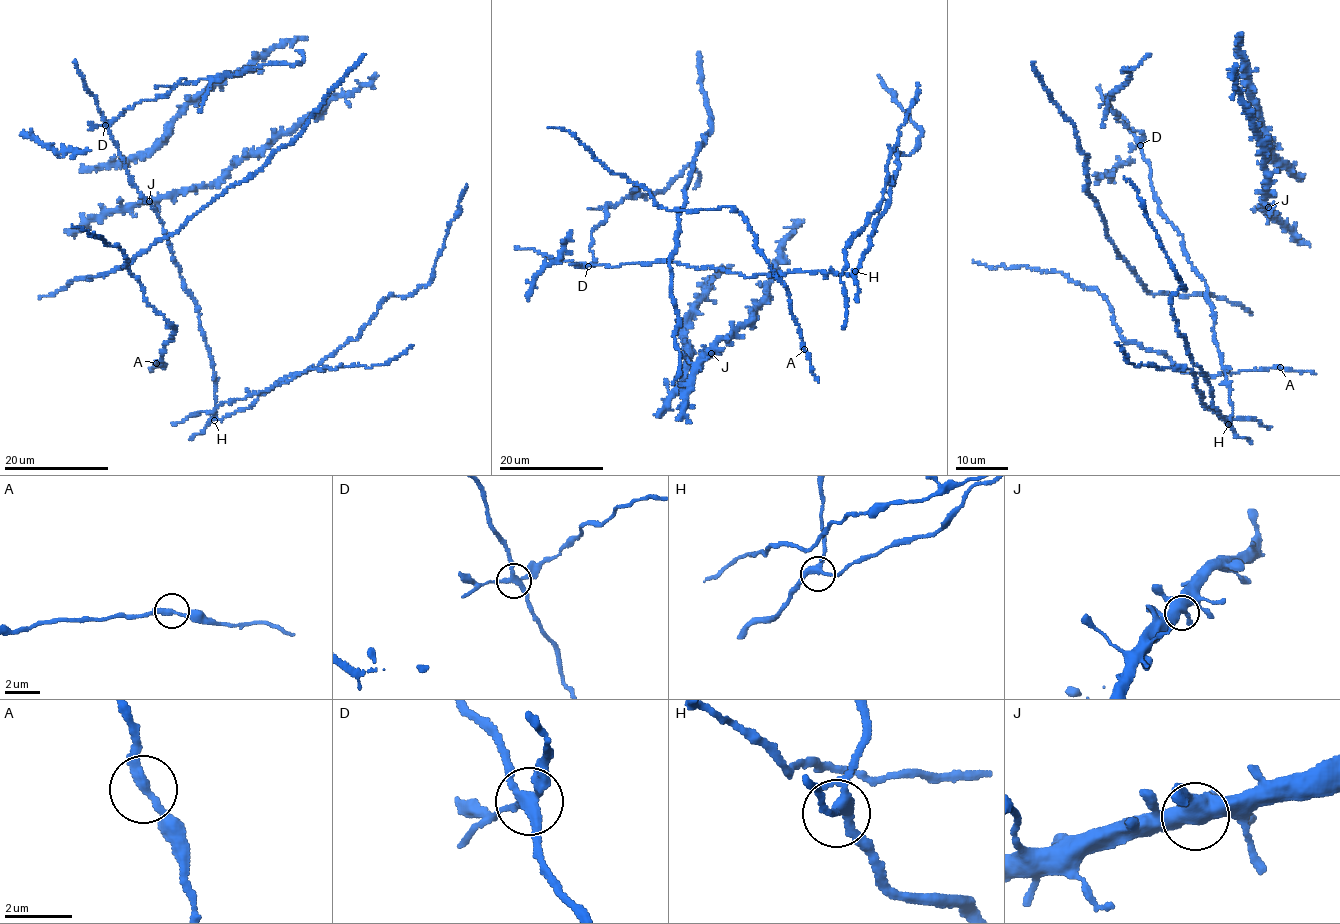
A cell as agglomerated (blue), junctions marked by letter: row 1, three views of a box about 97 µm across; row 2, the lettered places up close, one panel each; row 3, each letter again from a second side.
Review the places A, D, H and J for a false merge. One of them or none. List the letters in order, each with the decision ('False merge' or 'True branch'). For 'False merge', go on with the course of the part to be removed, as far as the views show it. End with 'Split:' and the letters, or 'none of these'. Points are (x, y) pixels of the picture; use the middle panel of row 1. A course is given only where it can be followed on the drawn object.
A: True branch
D: False merge. Course of the part to remove: (588, 266), (594, 262), (591, 234), (604, 223), (607, 206), (663, 192), (688, 164), (699, 177), (694, 189)
H: True branch
J: True branch
Split: D

